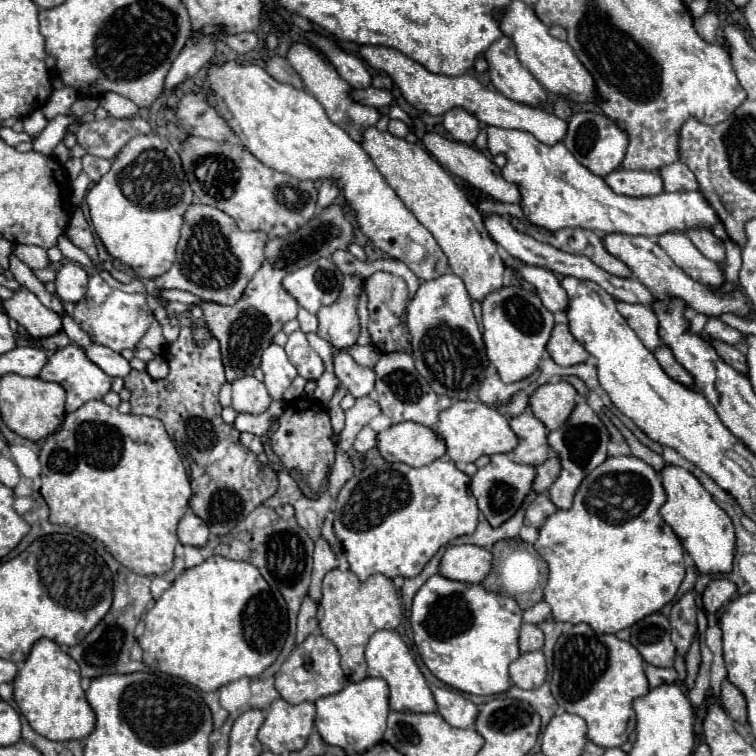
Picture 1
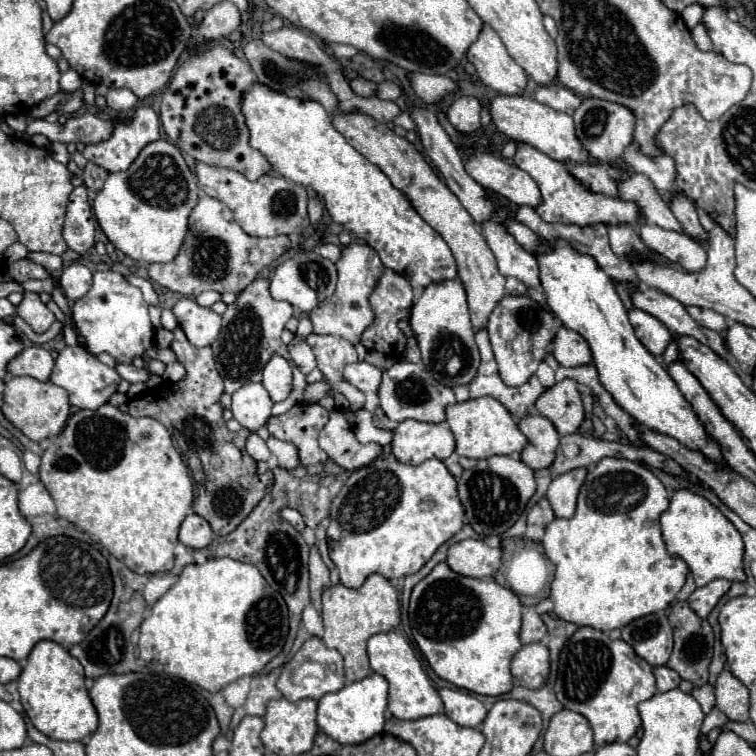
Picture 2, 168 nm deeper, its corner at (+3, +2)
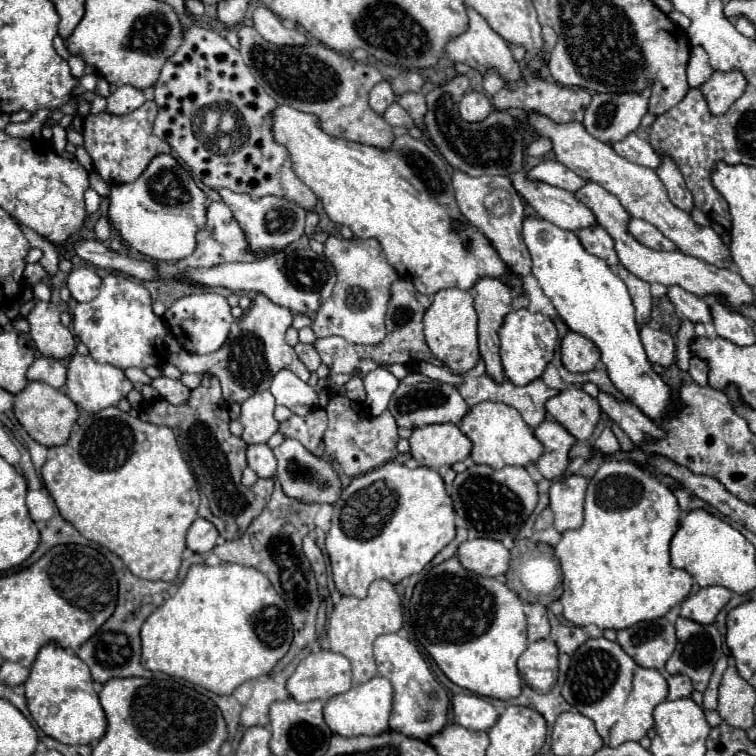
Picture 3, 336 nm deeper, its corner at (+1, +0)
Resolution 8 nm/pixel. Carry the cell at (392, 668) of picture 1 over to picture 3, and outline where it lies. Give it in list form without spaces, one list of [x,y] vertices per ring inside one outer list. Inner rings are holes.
[[[390,633],[380,635],[374,641],[374,657],[378,665],[378,675],[386,677],[394,689],[394,707],[390,715],[390,729],[400,731],[412,739],[428,739],[446,725],[448,715],[448,695],[446,689],[432,677],[426,661],[422,659],[416,645],[408,639]]]

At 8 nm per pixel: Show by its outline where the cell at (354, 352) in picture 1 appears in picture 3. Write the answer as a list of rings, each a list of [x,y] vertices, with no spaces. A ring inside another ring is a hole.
[[[324,337],[324,339],[316,339],[314,347],[322,359],[322,363],[332,371],[332,373],[352,373],[358,363],[360,357],[354,351],[354,345],[348,343],[342,337]]]

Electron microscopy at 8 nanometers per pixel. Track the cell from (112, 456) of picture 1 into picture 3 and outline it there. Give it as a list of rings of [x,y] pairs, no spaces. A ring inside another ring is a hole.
[[[108,407],[108,409],[102,409],[100,413],[96,415],[90,415],[82,425],[78,425],[68,443],[56,447],[58,449],[58,455],[54,459],[48,459],[42,467],[42,479],[44,479],[44,485],[48,487],[52,501],[60,515],[65,521],[68,521],[84,538],[85,544],[94,549],[98,549],[100,553],[102,550],[108,549],[112,553],[116,553],[124,565],[140,579],[150,579],[150,581],[174,581],[176,575],[178,575],[178,569],[180,569],[180,561],[182,561],[182,551],[186,549],[186,531],[188,527],[192,525],[192,521],[198,517],[198,503],[200,503],[200,497],[198,497],[198,489],[196,489],[196,481],[186,465],[186,461],[182,459],[182,453],[178,449],[178,441],[174,437],[174,433],[168,429],[168,427],[160,427],[160,425],[152,425],[152,423],[144,423],[142,419],[138,417],[132,417],[124,411],[120,411],[118,407]]]

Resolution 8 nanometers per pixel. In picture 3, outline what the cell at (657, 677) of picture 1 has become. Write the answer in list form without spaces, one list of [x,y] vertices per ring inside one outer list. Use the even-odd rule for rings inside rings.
[[[670,675],[668,679],[668,699],[682,699],[682,697],[690,697],[692,693],[692,683],[686,675]]]

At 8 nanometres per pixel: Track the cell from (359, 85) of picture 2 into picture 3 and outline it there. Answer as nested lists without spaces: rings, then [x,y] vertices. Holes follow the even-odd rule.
[[[380,81],[378,85],[372,87],[372,91],[370,91],[370,107],[378,115],[382,115],[384,109],[388,107],[388,103],[392,103],[392,101],[396,101],[396,97],[392,95],[392,89],[390,89],[388,81]]]

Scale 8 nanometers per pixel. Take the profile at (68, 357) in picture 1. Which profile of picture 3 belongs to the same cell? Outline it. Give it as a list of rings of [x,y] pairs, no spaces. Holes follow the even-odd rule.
[[[74,353],[68,359],[68,375],[66,375],[66,385],[64,385],[64,393],[76,403],[80,405],[84,411],[88,413],[96,413],[102,411],[106,407],[116,405],[122,397],[128,395],[128,391],[132,389],[132,383],[126,379],[126,375],[122,373],[122,369],[114,367],[114,365],[102,365],[96,363],[90,355],[80,355]]]

